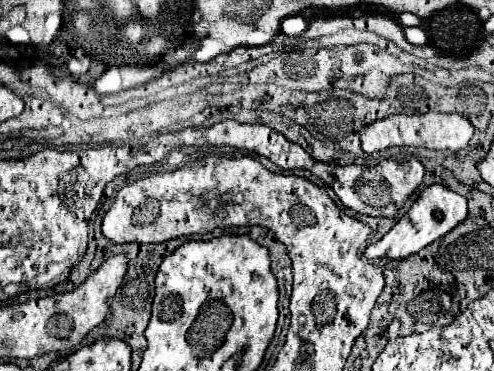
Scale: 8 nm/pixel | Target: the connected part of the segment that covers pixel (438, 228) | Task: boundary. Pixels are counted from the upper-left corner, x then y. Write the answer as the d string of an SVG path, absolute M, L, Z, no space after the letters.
M429 185L421 191L419 199L411 205L411 209L393 225L389 233L385 233L377 243L365 249L367 259L387 257L387 259L407 259L433 243L435 239L449 233L455 225L459 225L467 217L467 199L459 193L449 191L443 185Z

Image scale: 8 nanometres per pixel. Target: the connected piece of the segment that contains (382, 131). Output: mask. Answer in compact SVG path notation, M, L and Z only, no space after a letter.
M425 113L425 115L391 115L379 121L373 121L365 125L359 131L361 139L361 149L365 153L375 153L383 151L387 147L397 147L397 145L413 145L413 147L427 147L427 149L437 149L437 151L459 151L467 147L469 139L473 137L473 125L459 113Z

